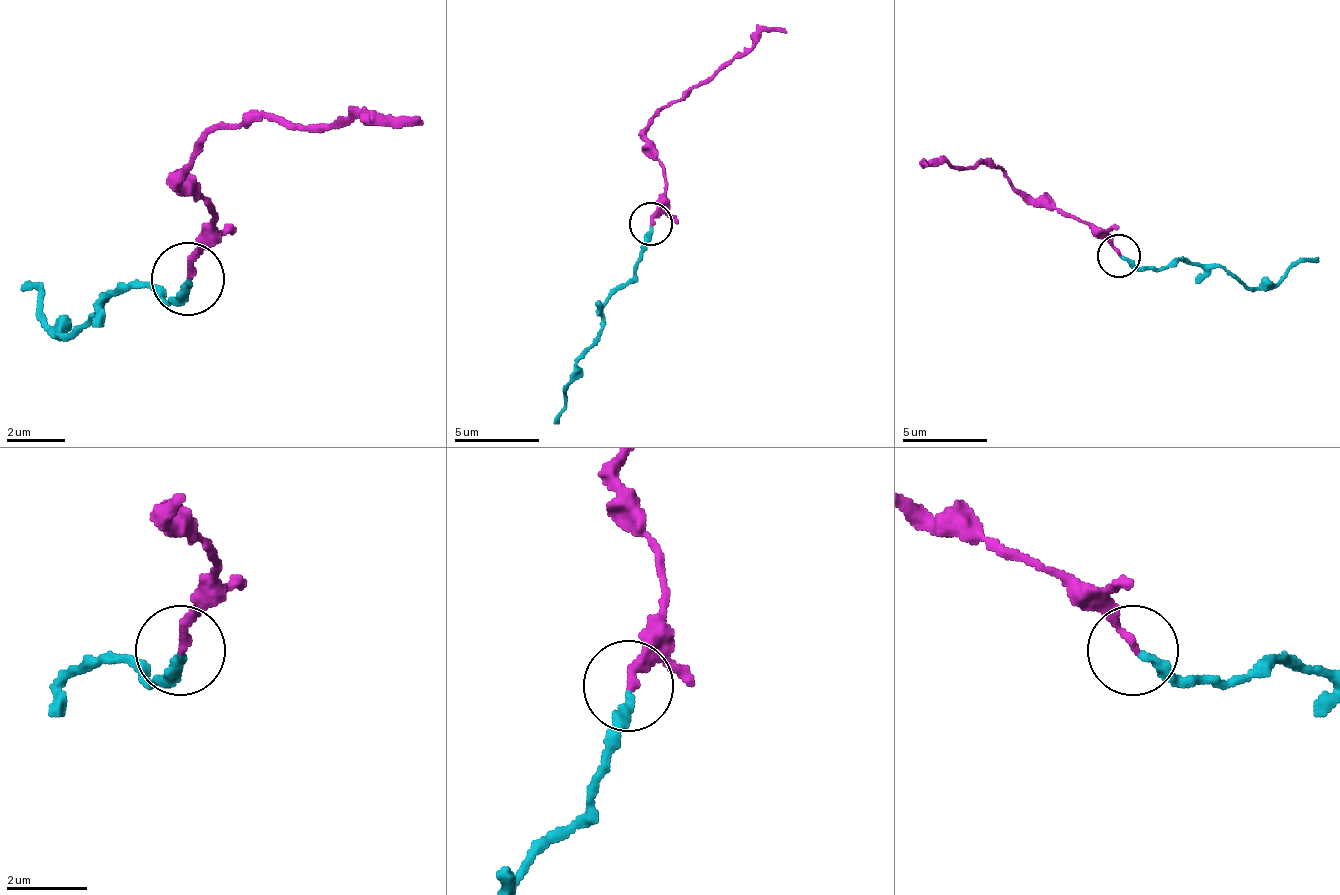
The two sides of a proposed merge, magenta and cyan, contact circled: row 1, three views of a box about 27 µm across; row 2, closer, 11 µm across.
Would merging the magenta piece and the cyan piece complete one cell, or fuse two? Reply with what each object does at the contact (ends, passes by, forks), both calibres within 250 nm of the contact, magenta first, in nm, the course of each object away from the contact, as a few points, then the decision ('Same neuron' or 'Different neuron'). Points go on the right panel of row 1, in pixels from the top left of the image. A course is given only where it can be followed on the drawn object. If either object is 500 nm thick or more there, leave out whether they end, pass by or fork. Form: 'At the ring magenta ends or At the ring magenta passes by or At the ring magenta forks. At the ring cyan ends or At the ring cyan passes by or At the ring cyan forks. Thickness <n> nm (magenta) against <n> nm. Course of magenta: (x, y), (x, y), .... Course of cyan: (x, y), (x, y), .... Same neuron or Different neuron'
At the ring magenta ends. At the ring cyan ends. Thickness 200 nm (magenta) against 240 nm. Course of magenta: (1117, 254), (1079, 220), (1020, 191), (1003, 169), (926, 165). Course of cyan: (1122, 254), (1139, 267), (1190, 259), (1203, 267), (1224, 267), (1249, 288), (1271, 288), (1300, 263), (1317, 259). Same neuron

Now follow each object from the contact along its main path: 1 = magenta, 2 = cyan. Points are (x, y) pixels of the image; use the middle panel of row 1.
1: (651, 222), (664, 184), (647, 125), (664, 108), (766, 31), (788, 31)
2: (651, 227), (643, 244), (643, 261), (605, 308), (605, 329), (583, 354), (566, 405), (553, 422)

